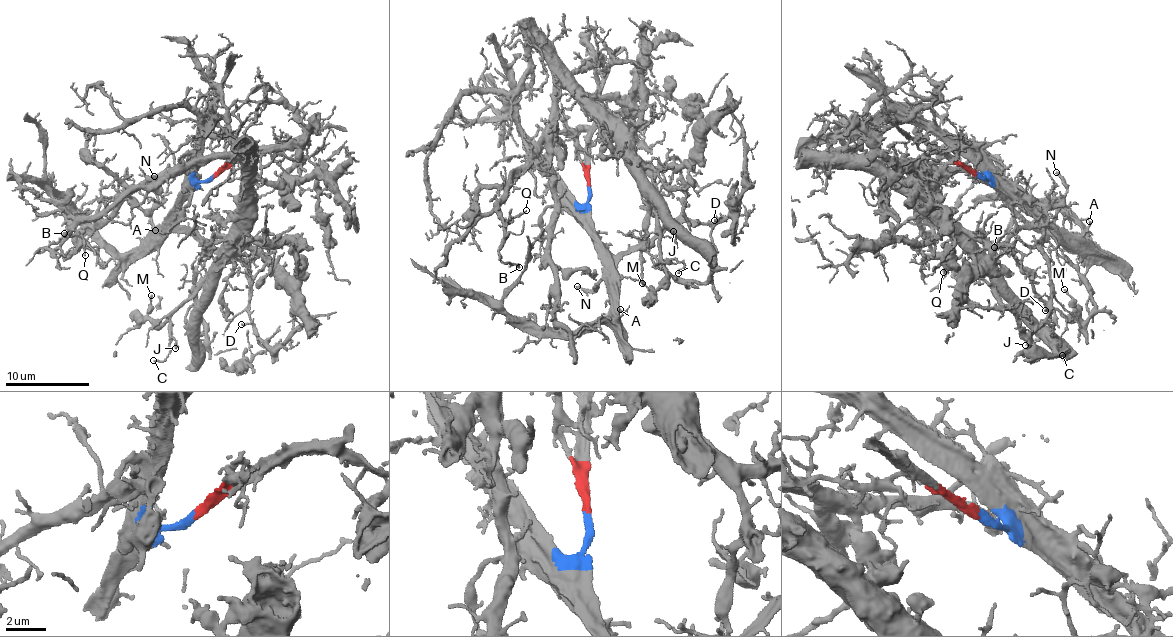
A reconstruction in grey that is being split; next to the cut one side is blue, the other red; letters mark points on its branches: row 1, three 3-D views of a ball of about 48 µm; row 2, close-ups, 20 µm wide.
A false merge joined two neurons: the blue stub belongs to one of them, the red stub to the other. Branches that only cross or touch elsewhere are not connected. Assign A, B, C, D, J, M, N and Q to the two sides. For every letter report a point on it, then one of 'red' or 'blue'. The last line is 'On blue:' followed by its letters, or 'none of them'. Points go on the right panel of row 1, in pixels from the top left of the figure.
A: (1089, 221) | blue
B: (994, 247) | red
C: (1062, 355) | red
D: (1045, 310) | blue
J: (1025, 345) | red
M: (1064, 289) | red
N: (1056, 172) | blue
Q: (943, 272) | red
On blue: A, D, N

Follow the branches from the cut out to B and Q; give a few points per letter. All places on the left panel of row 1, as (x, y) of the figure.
B: (212, 176), (234, 160), (190, 160), (157, 184), (137, 186), (55, 248), (36, 251), (64, 233)
Q: (212, 176), (230, 158), (234, 160), (190, 160), (157, 184), (137, 186), (68, 232), (82, 237), (84, 256)

